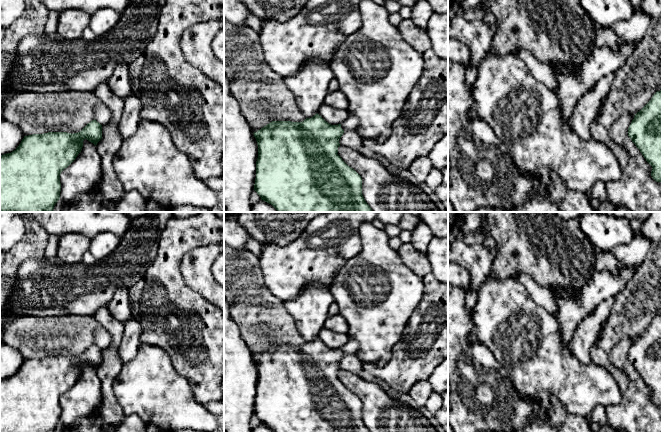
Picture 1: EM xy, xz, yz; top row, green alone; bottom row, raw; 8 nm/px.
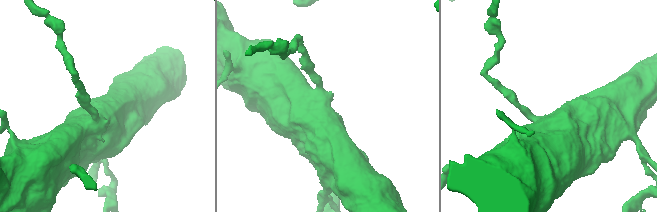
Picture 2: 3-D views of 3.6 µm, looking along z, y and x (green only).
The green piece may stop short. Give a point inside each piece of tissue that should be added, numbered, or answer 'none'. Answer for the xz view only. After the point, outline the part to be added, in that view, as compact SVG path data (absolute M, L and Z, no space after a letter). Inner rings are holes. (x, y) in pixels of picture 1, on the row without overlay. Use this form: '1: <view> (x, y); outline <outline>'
1: xz (351, 347); outline M349 339L349 341L341 348L341 352L345 355L355 355L359 348L359 342Z

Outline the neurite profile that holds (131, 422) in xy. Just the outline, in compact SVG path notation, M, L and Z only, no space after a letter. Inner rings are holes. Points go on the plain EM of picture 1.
M126 414L114 432L146 432L147 425L136 414Z

